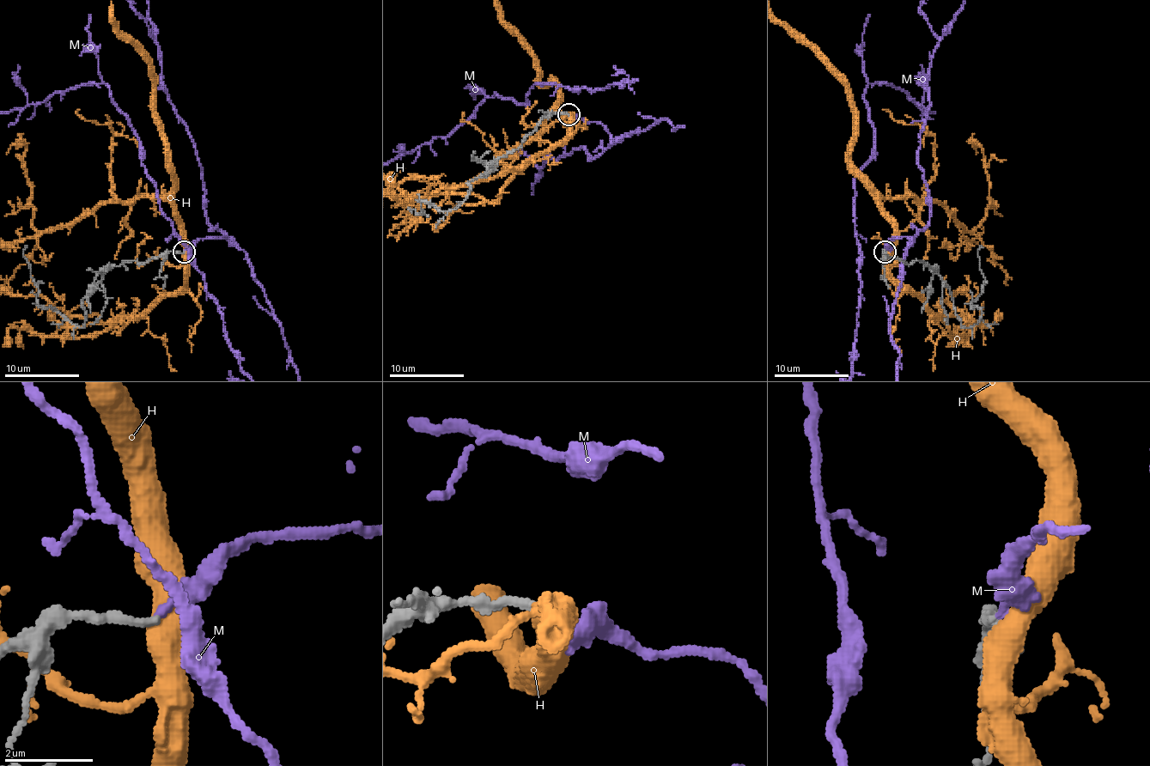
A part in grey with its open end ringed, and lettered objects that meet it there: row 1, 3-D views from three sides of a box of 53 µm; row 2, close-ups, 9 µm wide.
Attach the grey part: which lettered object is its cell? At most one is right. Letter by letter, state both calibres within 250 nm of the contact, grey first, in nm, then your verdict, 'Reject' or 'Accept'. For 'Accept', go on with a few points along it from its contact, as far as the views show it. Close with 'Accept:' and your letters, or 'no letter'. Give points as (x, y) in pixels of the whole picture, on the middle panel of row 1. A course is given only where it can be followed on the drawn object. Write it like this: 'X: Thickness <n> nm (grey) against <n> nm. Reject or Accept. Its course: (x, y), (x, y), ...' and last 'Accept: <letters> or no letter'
H: Thickness 220 nm (grey) against 480 nm. Reject
M: Thickness 200 nm (grey) against 200 nm. Accept
Accept: M

